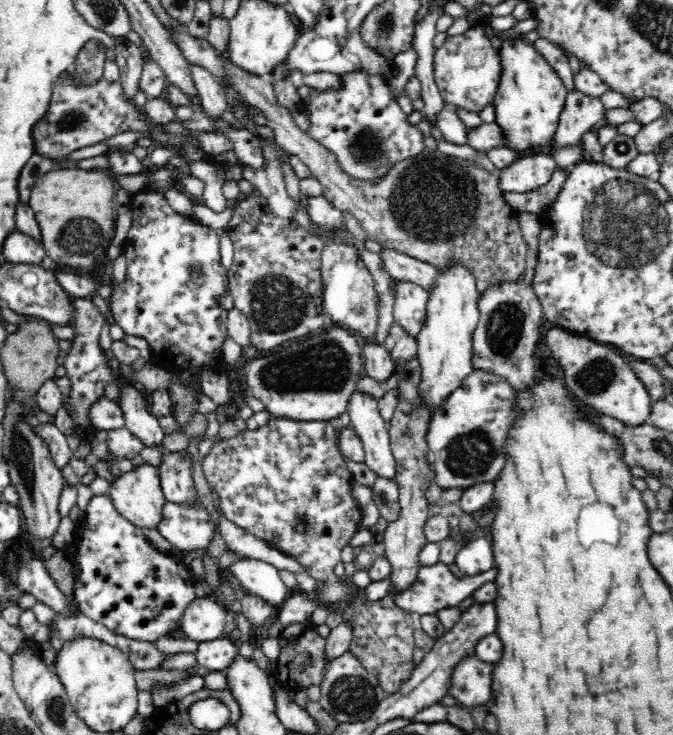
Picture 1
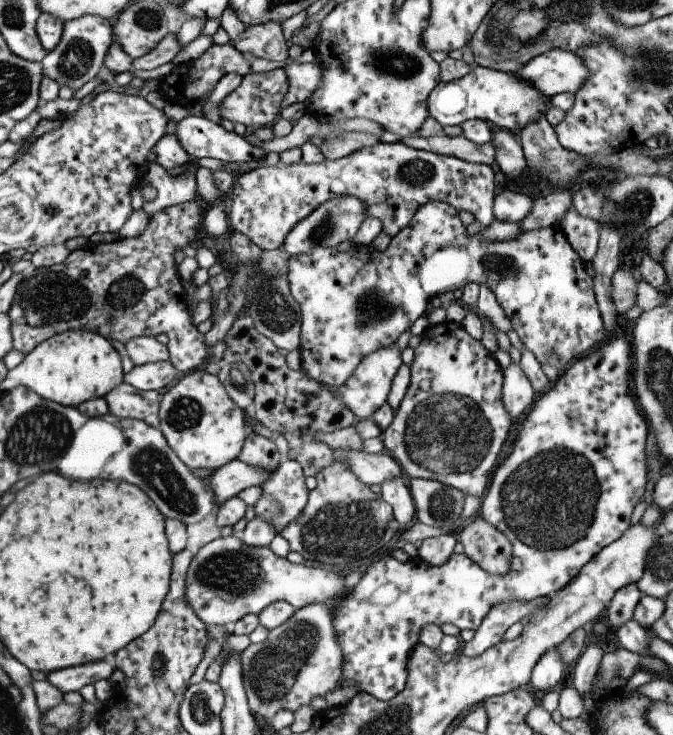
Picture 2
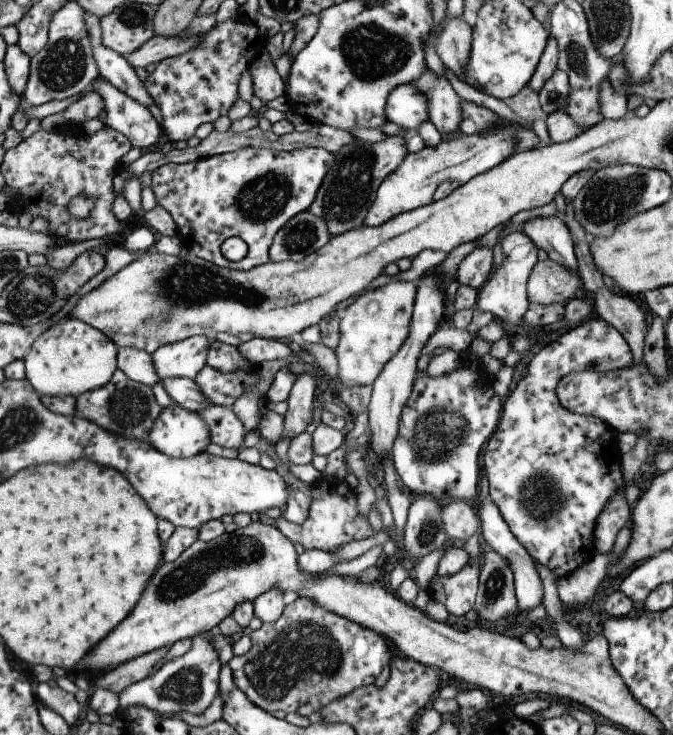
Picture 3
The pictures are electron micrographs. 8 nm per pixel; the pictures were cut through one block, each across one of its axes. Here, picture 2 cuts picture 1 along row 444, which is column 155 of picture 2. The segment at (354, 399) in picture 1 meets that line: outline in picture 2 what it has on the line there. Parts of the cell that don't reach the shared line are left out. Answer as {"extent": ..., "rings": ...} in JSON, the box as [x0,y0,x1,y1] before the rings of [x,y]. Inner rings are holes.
{"extent":[123,361,180,391],"rings":[[[169,361],[135,366],[123,376],[123,381],[138,390],[159,391],[174,385],[180,377],[180,373]]]}

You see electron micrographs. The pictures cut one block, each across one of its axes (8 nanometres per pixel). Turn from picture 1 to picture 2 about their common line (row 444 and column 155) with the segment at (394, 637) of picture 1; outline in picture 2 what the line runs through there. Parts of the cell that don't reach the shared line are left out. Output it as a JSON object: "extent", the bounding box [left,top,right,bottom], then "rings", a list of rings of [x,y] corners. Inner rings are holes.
{"extent":[8,200,212,375],"rings":[[[195,200],[160,210],[149,218],[146,230],[138,238],[117,239],[111,244],[89,244],[71,252],[62,263],[50,267],[31,267],[22,272],[22,280],[14,292],[14,301],[8,312],[13,349],[24,355],[29,354],[44,340],[68,330],[89,330],[122,344],[134,336],[156,337],[165,334],[169,339],[170,362],[180,375],[204,369],[202,365],[204,360],[211,357],[212,348],[206,346],[204,334],[197,330],[190,318],[187,292],[182,286],[174,259],[174,252],[199,244],[198,237],[204,233],[200,212],[202,208]]]}

